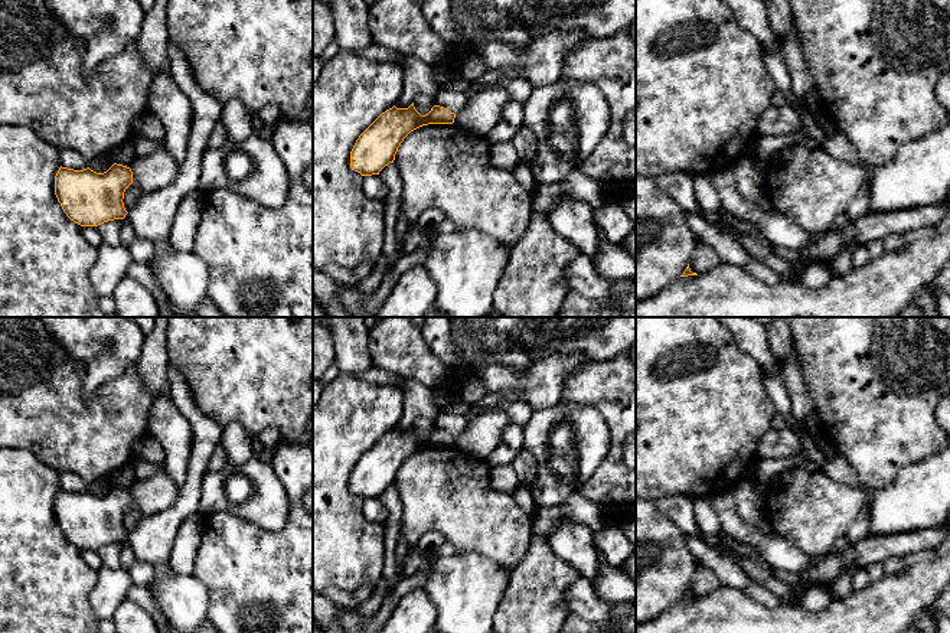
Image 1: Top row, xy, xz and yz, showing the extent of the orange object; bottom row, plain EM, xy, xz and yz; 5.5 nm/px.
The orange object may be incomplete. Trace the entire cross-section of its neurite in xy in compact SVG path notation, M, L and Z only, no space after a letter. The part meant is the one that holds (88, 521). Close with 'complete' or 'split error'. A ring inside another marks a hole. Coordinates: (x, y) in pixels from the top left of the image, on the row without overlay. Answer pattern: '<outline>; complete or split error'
M114 486L107 495L59 490L55 518L66 539L81 549L124 542L124 515L133 506L130 490Z; complete

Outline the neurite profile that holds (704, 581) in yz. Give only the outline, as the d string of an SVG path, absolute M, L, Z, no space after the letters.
M696 562L696 570L689 584L691 594L696 597L703 597L718 590L719 587L721 581L714 570Z

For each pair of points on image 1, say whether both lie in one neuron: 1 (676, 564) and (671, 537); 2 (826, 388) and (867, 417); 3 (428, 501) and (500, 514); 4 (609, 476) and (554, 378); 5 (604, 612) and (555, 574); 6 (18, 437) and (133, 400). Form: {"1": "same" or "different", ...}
{"1": "same", "2": "same", "3": "same", "4": "different", "5": "different", "6": "same"}

